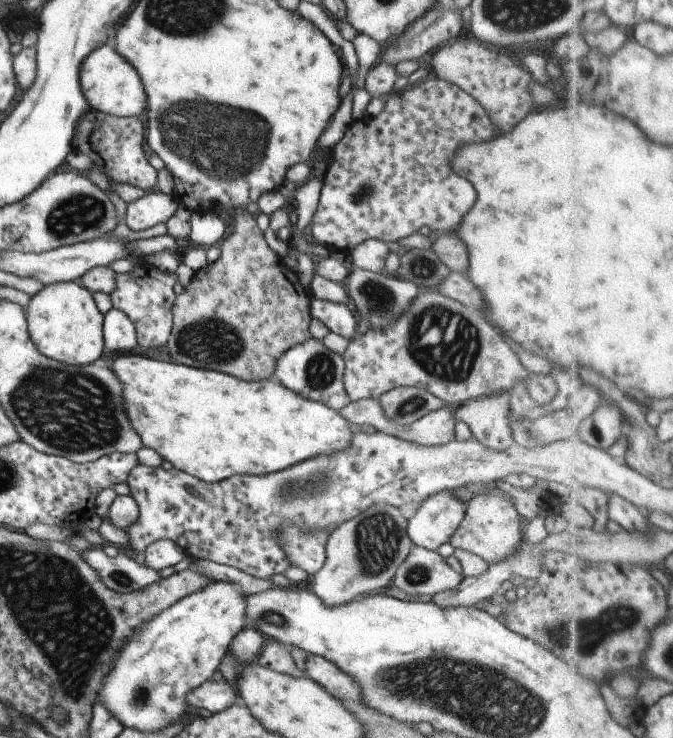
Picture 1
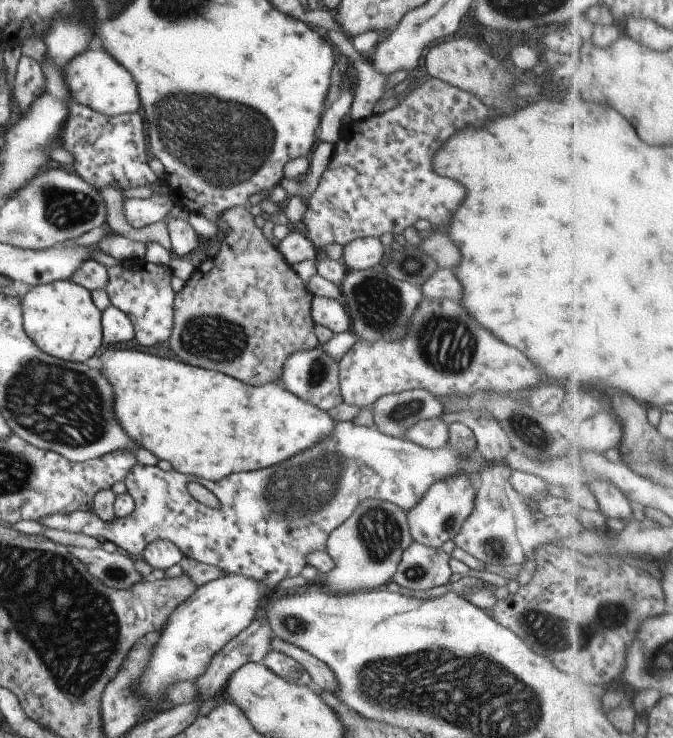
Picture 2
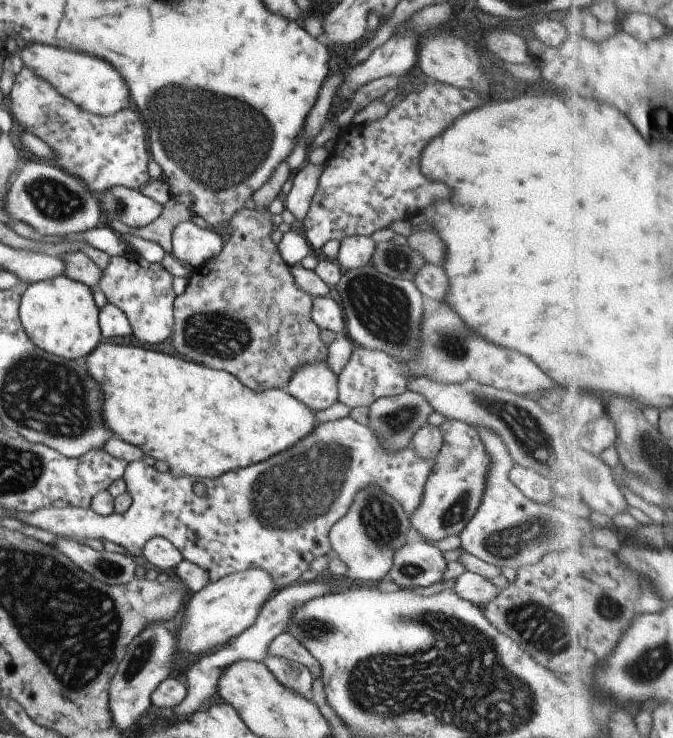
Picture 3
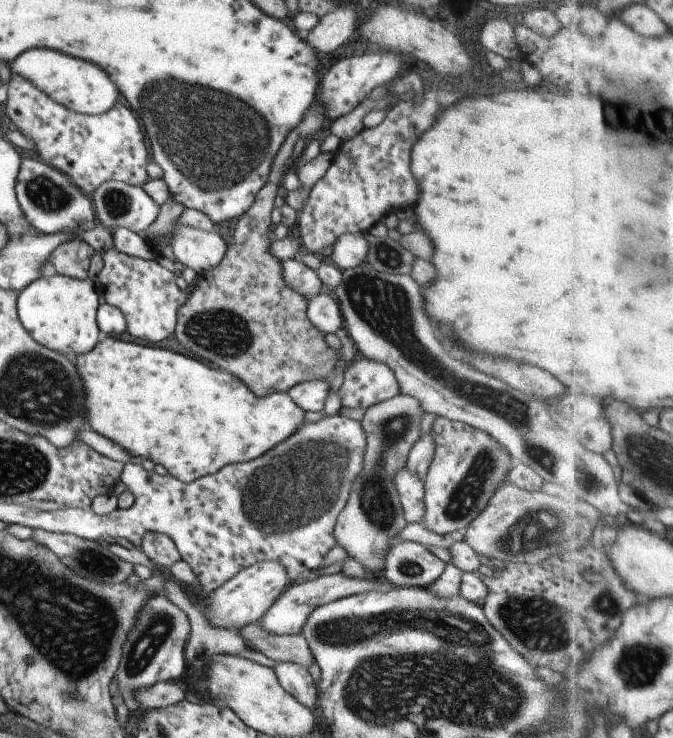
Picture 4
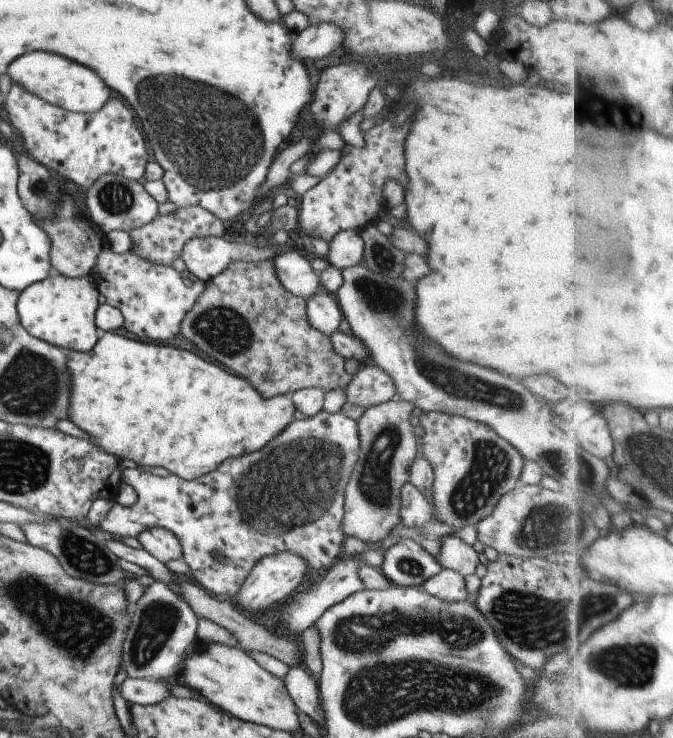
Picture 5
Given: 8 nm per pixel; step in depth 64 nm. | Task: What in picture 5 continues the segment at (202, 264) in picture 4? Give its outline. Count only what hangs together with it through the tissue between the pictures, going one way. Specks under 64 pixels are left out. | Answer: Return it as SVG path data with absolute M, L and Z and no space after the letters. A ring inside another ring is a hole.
M218 236L193 237L183 247L180 258L184 262L187 273L193 274L203 283L207 283L229 266L230 261L237 261L242 249L236 242L226 242Z

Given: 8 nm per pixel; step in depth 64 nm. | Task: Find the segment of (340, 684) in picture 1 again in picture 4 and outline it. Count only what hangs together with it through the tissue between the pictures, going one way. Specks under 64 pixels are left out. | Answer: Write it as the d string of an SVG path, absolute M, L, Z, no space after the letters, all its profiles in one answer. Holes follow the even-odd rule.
M257 623L243 625L236 633L247 647L262 652L276 662L293 663L302 667L311 662L312 654L301 634L272 635L266 633Z

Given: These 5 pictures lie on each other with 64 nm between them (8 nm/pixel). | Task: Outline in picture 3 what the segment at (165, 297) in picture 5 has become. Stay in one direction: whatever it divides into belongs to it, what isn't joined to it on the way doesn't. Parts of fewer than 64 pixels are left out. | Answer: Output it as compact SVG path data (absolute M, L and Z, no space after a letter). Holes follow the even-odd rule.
M127 252L109 257L95 288L103 292L107 303L116 306L127 317L133 338L153 346L172 334L172 304L176 295L171 289L171 279L172 275L159 263L145 262L135 252Z

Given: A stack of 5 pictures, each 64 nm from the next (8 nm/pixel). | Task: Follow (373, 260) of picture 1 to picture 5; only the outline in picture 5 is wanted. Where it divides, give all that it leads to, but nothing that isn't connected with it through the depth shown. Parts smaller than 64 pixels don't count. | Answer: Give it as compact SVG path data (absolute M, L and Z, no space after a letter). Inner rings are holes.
M345 229L336 232L328 242L325 261L336 269L344 269L361 262L364 242L359 230Z

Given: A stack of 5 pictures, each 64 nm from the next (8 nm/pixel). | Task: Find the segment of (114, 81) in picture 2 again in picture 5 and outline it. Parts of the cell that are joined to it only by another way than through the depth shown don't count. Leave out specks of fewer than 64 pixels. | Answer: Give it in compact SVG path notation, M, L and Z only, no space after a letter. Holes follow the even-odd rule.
M29 52L19 56L6 70L13 84L21 85L29 94L39 97L50 105L57 105L74 113L90 113L101 108L109 98L108 86L105 86L93 72L73 64L61 56L47 52Z

